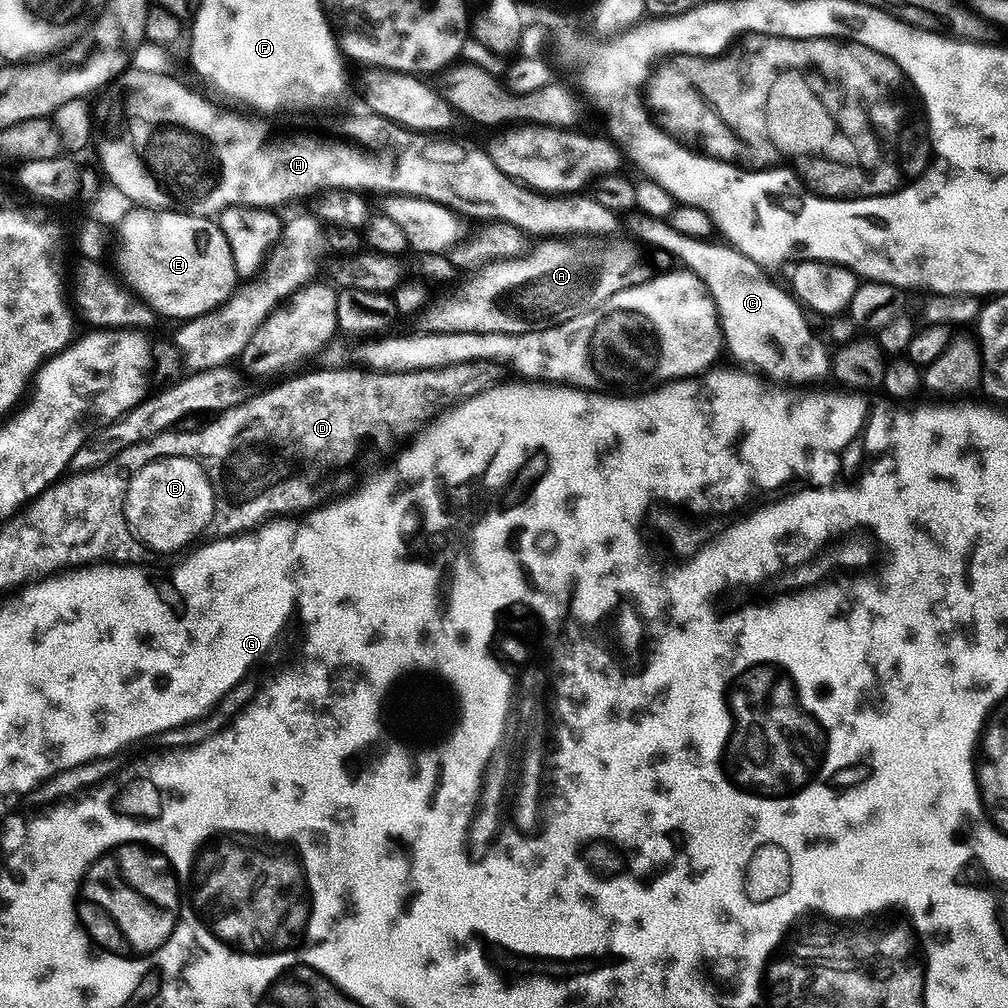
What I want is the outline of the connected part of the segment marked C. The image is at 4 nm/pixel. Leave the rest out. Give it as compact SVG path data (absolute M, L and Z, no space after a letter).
M632 210L623 217L622 228L634 239L669 252L674 259L684 263L681 265L687 271L698 274L712 295L720 319L722 344L727 355L729 352L736 359L733 361L757 370L771 381L783 382L788 386L804 386L800 384L829 375L830 352L824 349L825 341L820 341L812 333L800 301L787 287L779 288L764 273L767 271L761 264L746 258L746 254L727 242L711 244L711 239L679 233L663 216Z

